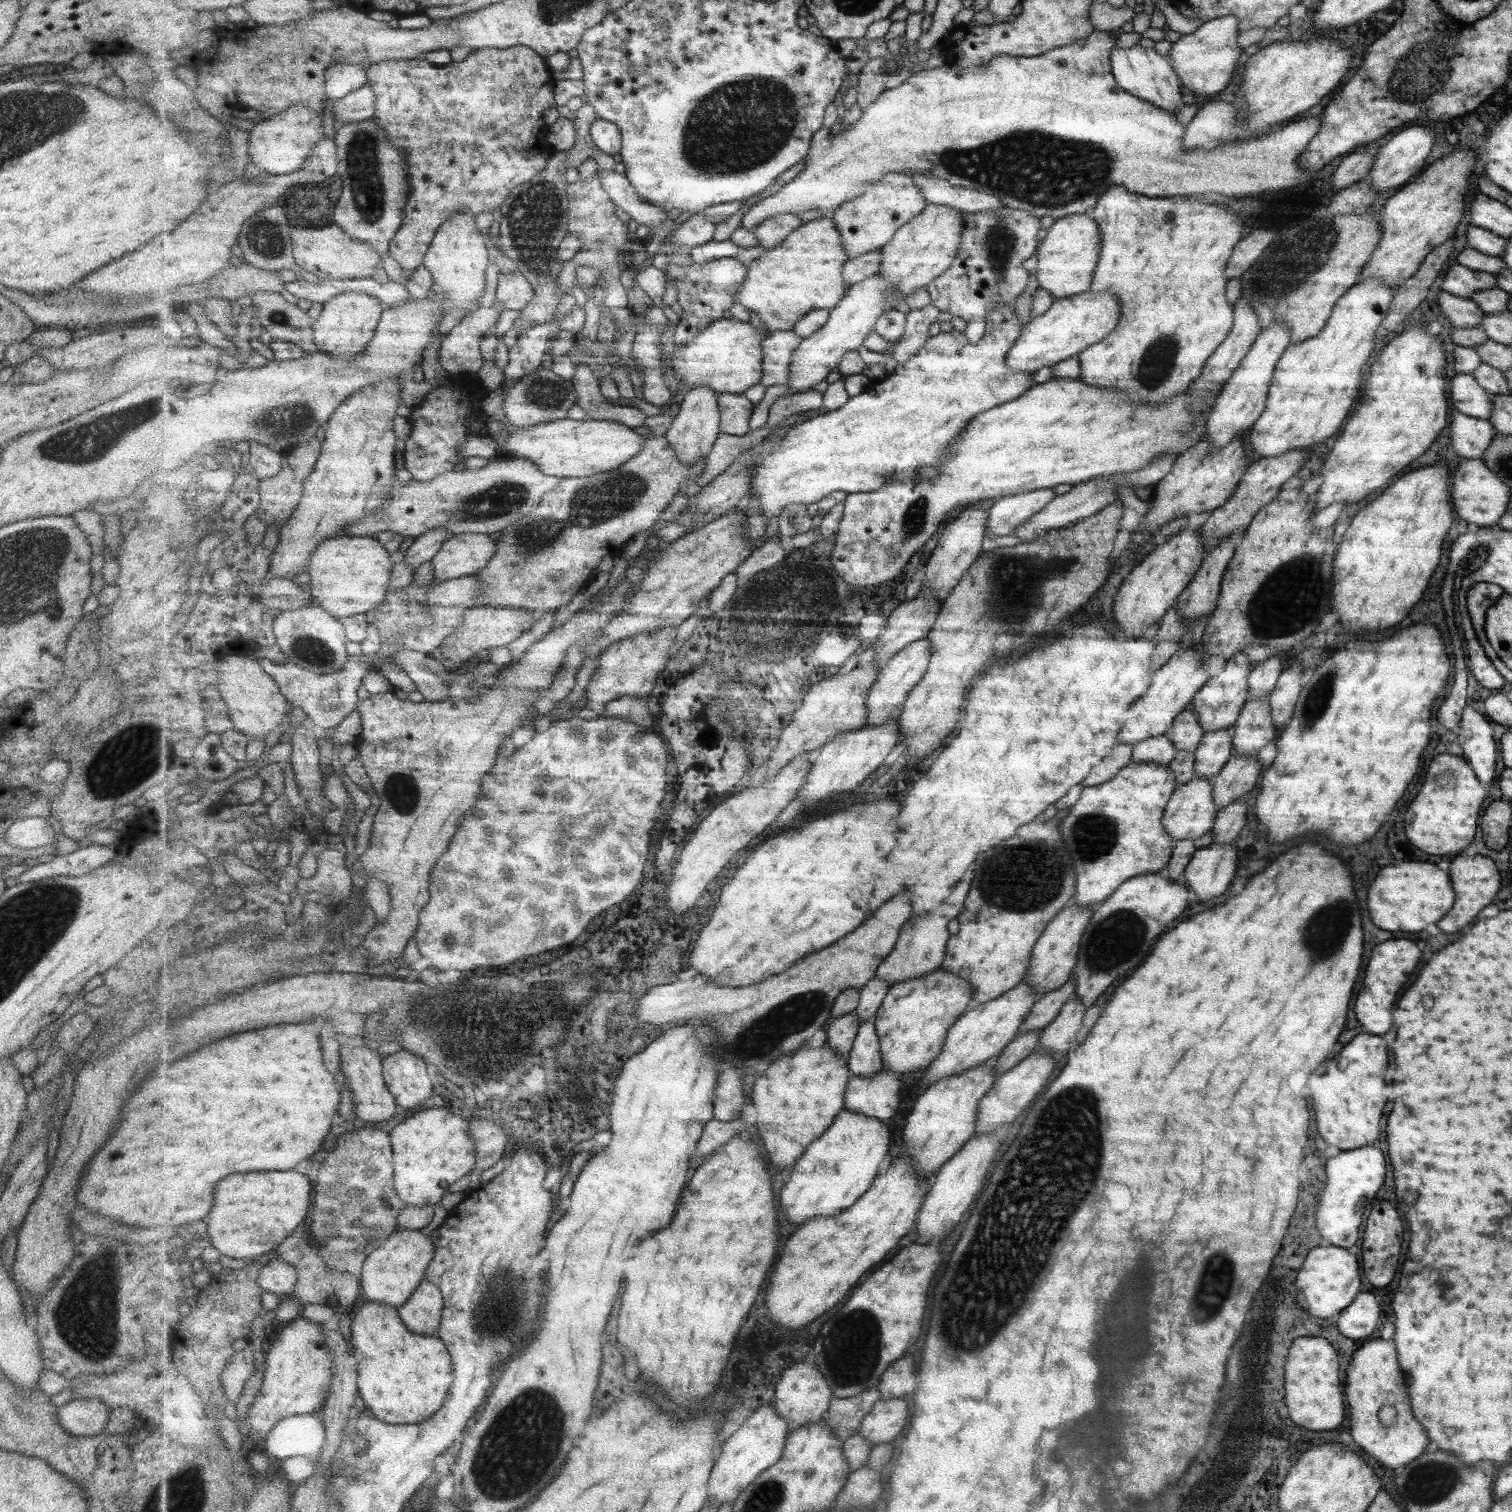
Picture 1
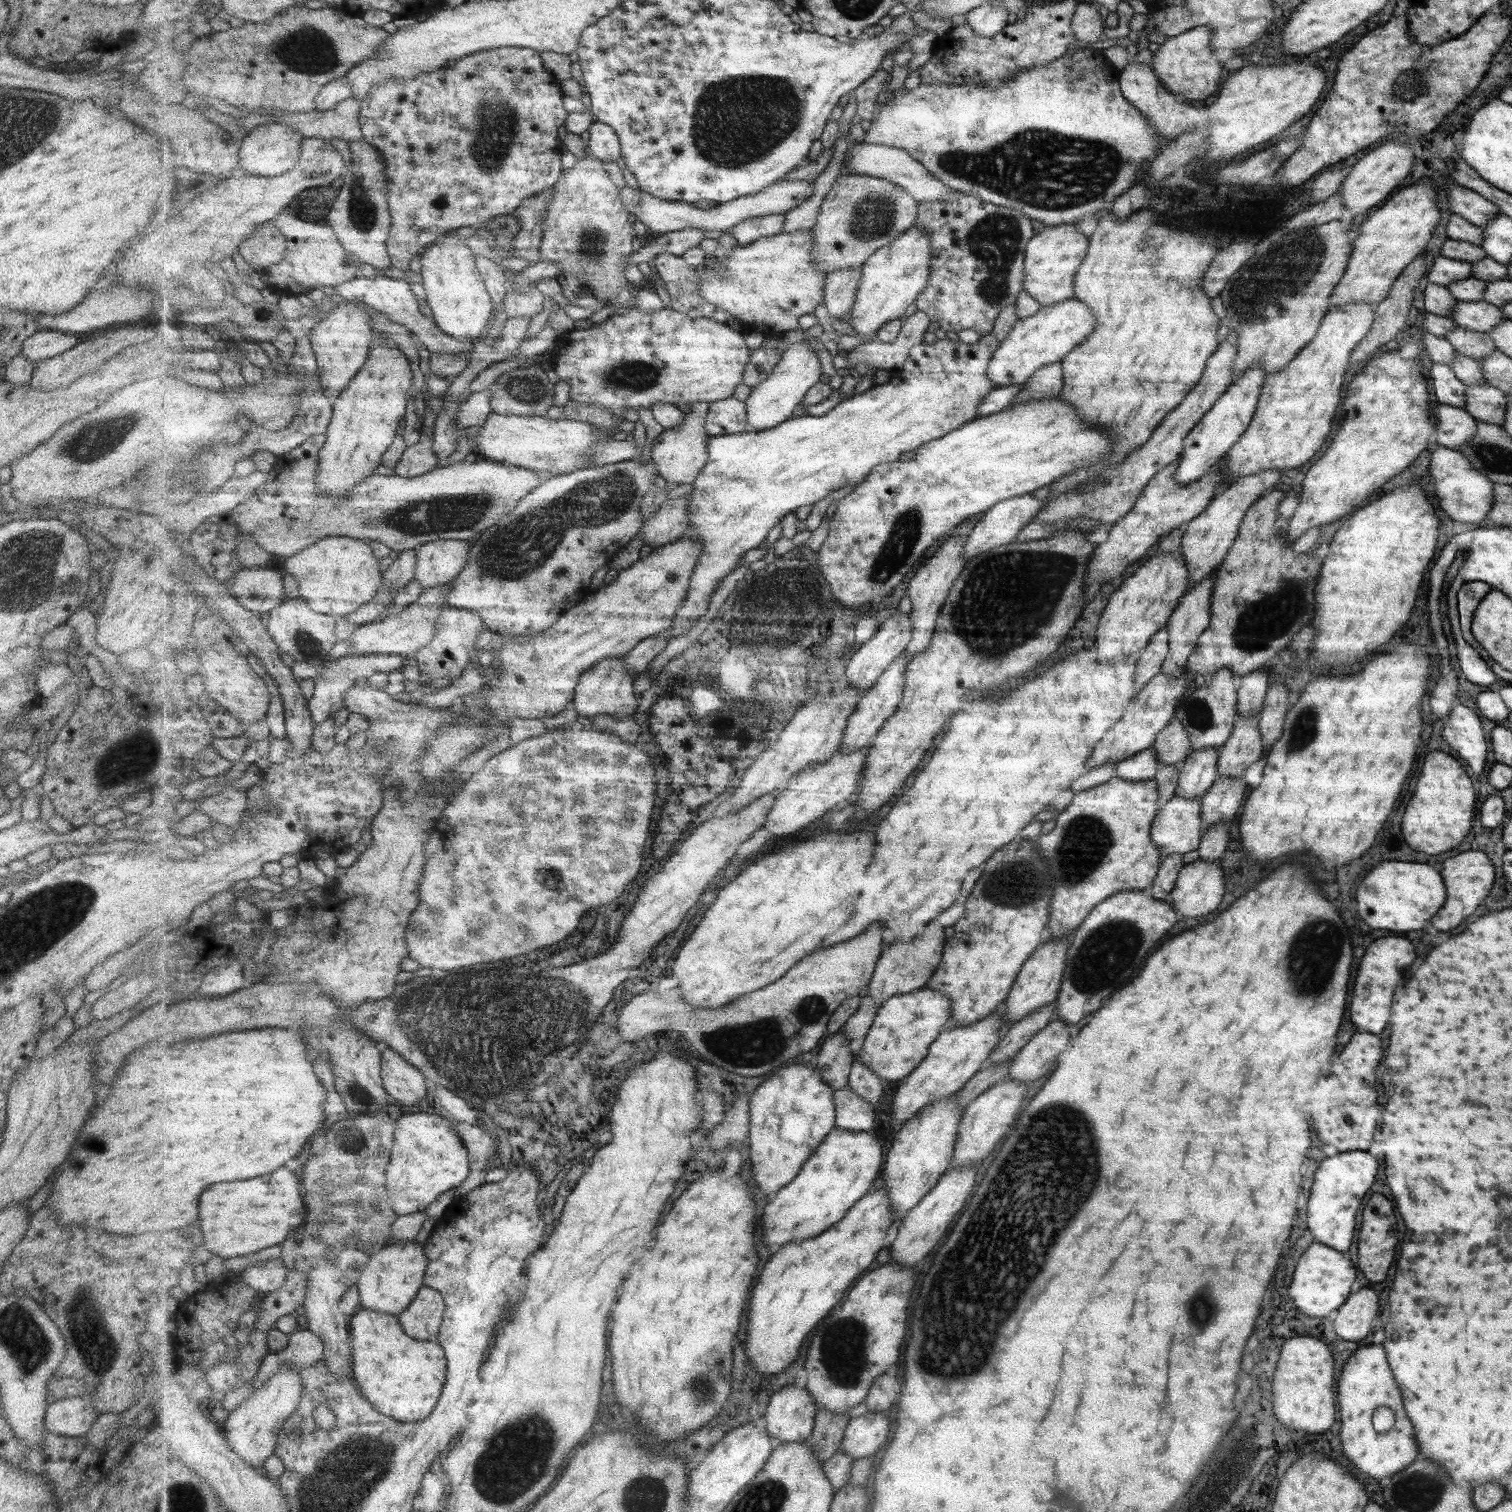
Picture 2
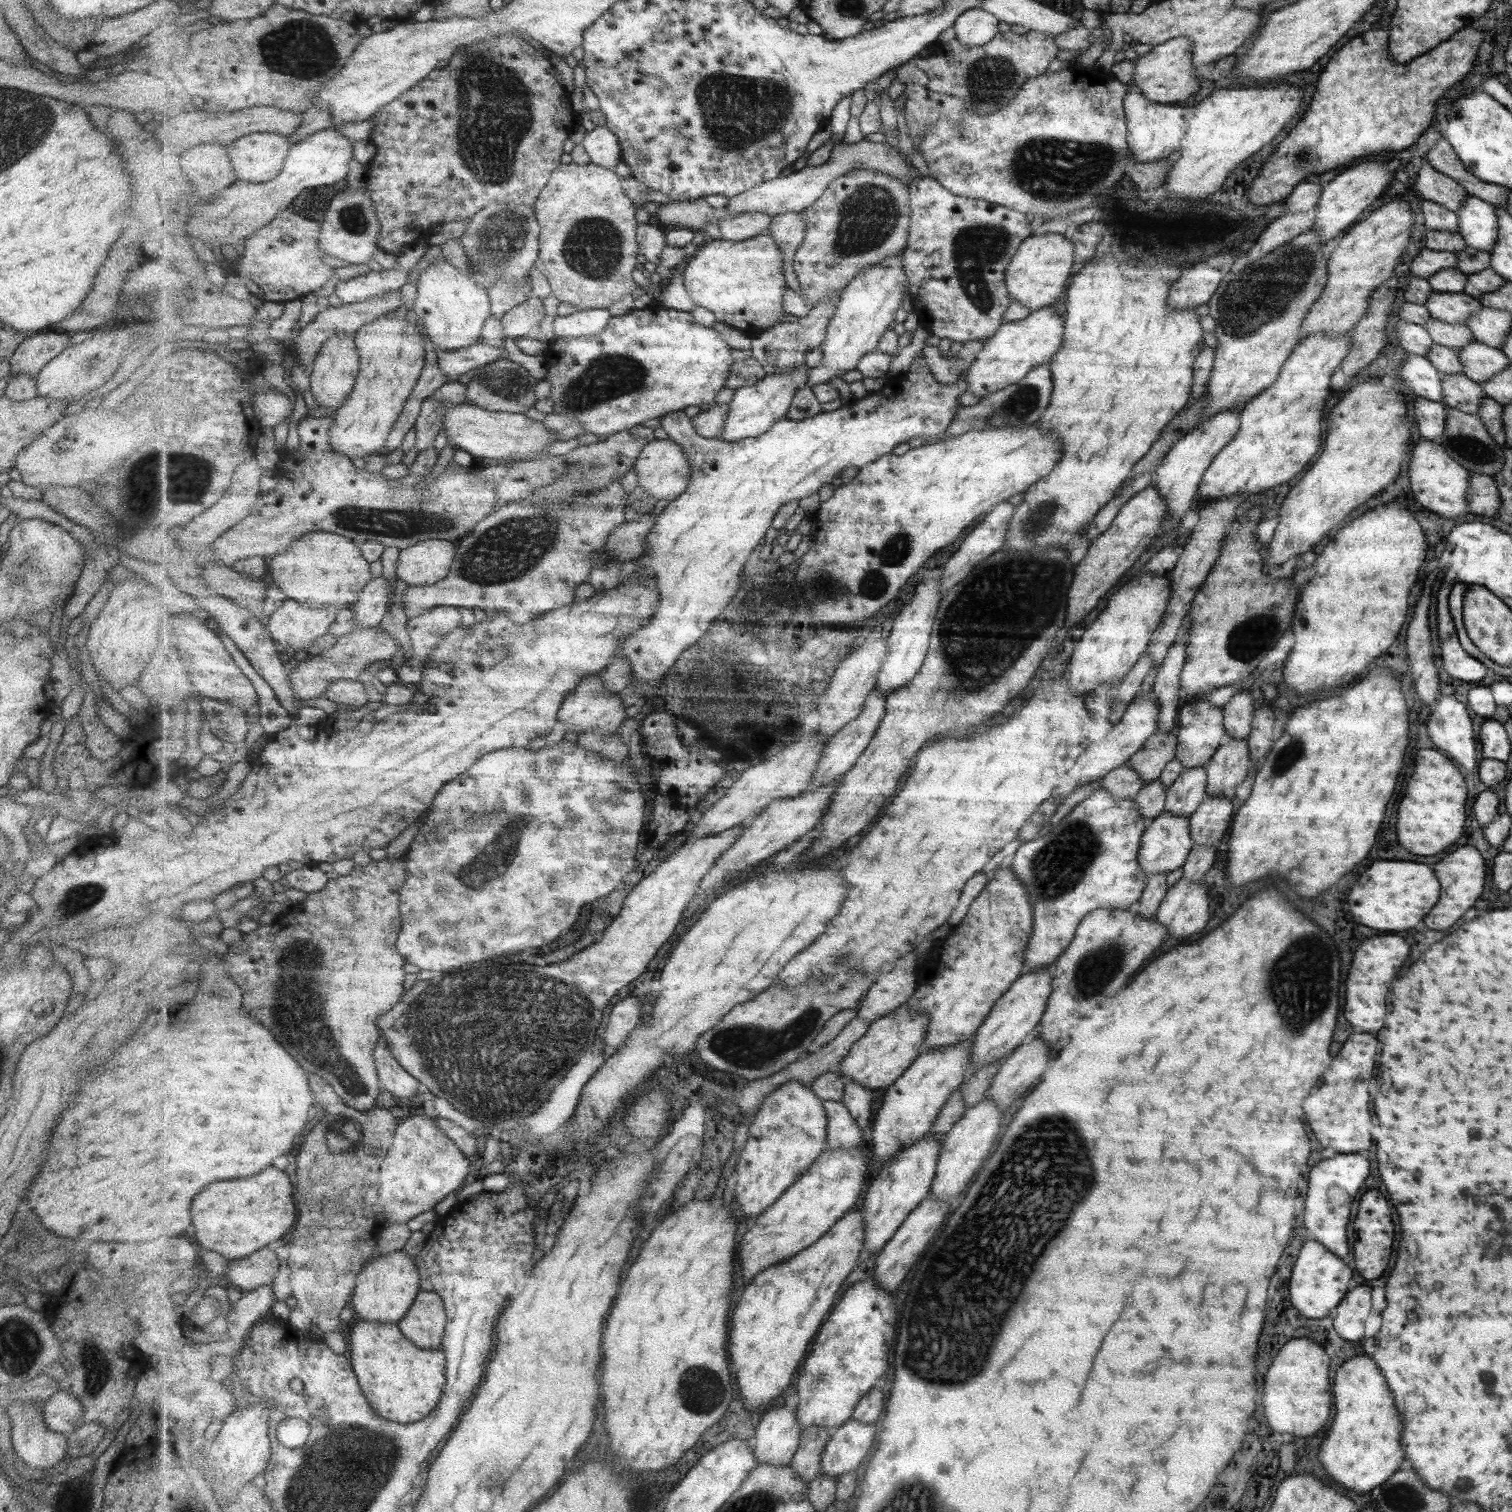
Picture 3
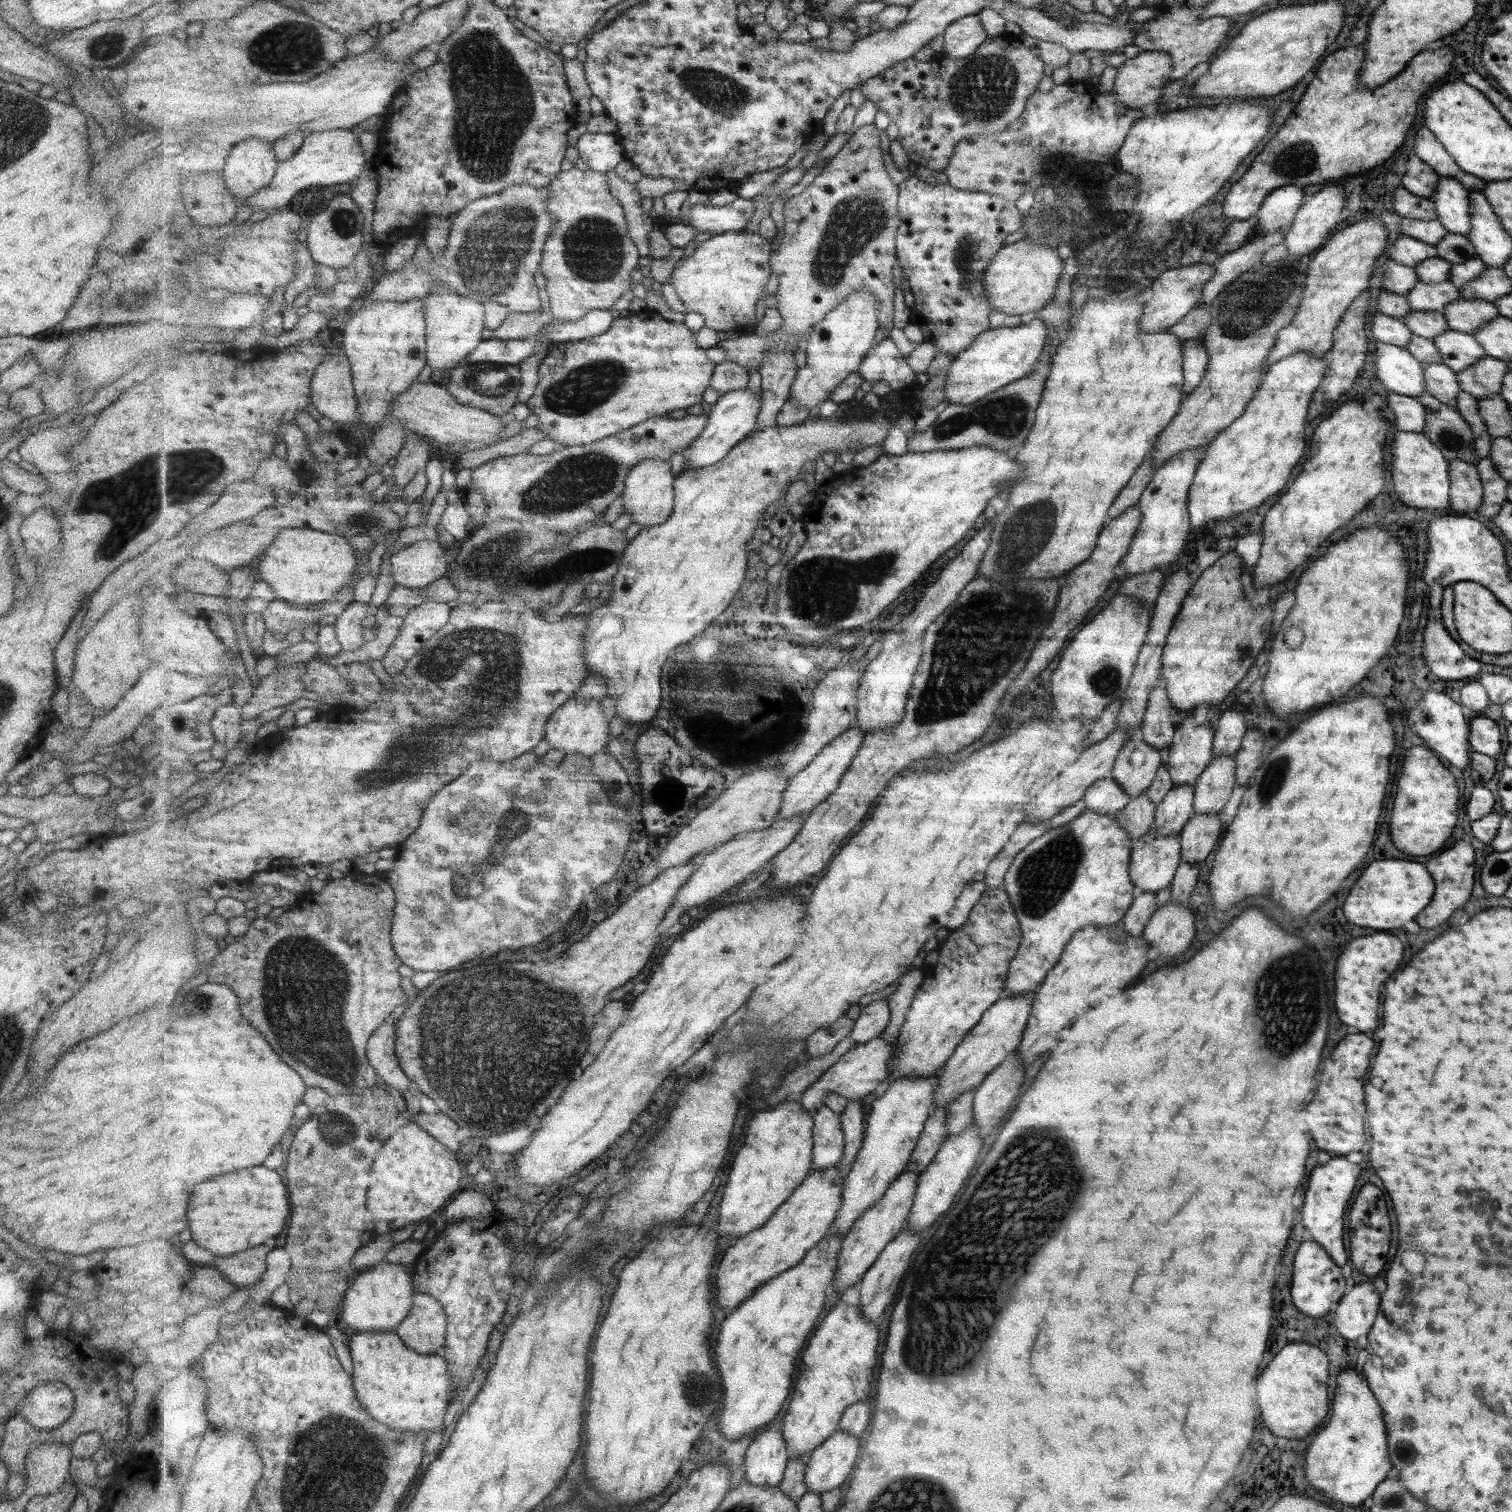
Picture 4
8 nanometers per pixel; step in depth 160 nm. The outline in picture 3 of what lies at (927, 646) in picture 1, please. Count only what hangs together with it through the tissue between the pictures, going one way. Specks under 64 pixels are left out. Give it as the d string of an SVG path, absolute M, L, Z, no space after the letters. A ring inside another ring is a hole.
M873 689L865 701L863 712L828 740L823 751L822 761L819 763L818 772L815 773L812 786L807 791L828 785L837 777L845 776L857 764L865 749L872 743L873 737L882 725L882 720L886 717L888 711L887 697L888 695L882 693L879 689Z

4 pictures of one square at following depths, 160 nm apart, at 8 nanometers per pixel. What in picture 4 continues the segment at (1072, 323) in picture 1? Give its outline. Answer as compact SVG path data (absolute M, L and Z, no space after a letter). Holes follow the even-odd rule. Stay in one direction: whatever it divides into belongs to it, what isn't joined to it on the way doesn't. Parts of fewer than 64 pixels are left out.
M1033 319L1029 324L1005 328L989 328L979 334L970 348L955 355L948 369L946 400L951 405L966 405L978 401L986 394L994 393L1013 380L1018 381L1031 372L1037 360L1037 352L1045 346L1048 330L1041 320Z

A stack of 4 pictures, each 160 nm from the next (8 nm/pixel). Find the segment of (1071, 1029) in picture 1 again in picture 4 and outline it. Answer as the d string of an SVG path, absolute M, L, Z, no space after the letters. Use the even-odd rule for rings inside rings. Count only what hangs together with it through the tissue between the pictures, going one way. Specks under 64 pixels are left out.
M1013 1053L974 1089L972 1120L983 1134L989 1134L999 1124L1019 1094L1019 1086L1023 1082L1023 1066L1017 1063Z

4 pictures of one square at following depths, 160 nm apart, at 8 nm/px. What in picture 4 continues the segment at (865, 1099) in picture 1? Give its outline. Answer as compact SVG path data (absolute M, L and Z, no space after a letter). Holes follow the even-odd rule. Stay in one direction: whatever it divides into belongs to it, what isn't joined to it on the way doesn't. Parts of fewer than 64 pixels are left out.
M827 1105L821 1106L814 1115L814 1168L825 1170L837 1166L846 1153L846 1134L842 1117Z

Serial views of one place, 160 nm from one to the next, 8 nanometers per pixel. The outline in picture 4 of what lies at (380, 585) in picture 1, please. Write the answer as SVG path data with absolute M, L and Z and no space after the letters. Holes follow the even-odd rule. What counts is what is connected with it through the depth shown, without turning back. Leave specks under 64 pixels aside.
M311 528L284 529L259 559L260 581L275 590L277 599L300 607L325 604L353 583L358 558L349 538Z

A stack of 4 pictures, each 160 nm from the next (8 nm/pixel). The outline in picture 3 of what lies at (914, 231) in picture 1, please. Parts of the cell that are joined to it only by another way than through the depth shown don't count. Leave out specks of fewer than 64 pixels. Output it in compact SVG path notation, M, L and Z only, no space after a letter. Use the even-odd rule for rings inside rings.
M903 252L894 257L886 258L880 263L865 267L841 292L841 302L833 321L828 328L826 341L821 346L822 364L810 369L808 386L829 382L833 377L840 377L855 369L859 360L878 350L883 335L895 325L897 310L903 306L910 288L910 276L904 266ZM905 290L908 290L905 294Z

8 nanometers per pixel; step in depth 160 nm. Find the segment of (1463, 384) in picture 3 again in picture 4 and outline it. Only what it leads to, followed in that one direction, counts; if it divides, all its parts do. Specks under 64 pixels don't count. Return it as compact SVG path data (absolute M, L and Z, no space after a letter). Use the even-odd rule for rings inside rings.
M1429 362L1423 364L1426 392L1429 396L1443 404L1453 406L1454 400L1462 390L1456 379L1456 372L1442 362Z

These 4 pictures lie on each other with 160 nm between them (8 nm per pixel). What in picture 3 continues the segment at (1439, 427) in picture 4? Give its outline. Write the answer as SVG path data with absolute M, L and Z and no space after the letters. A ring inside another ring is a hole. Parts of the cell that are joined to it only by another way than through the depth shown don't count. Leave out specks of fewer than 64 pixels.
M1446 405L1444 407L1447 410L1447 421L1439 444L1445 448L1447 454L1455 462L1458 462L1462 467L1466 467L1468 471L1485 474L1493 478L1494 474L1504 468L1505 445L1498 445L1491 439L1491 434L1488 433L1486 426L1479 417L1465 414L1460 410L1453 410Z

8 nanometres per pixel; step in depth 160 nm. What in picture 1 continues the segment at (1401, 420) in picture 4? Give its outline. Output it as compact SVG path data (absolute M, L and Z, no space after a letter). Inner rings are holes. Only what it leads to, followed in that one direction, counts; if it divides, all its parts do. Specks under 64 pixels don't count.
M1456 410L1451 416L1449 429L1453 450L1467 459L1481 459L1496 436L1497 430L1488 420L1471 418Z

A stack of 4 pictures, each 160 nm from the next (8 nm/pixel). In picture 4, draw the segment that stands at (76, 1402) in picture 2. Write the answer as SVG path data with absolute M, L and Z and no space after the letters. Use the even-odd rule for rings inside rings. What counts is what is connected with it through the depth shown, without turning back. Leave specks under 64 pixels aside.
M58 1380L42 1382L28 1390L27 1399L23 1406L19 1405L18 1412L23 1420L26 1420L33 1428L48 1431L61 1426L74 1411L74 1396L69 1387Z

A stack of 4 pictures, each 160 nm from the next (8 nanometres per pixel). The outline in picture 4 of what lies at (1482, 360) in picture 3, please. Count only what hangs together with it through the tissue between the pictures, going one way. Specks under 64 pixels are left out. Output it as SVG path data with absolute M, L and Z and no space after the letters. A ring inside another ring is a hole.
M1450 328L1432 341L1440 352L1442 363L1455 372L1467 370L1476 363L1476 360L1486 356L1486 350L1473 335Z

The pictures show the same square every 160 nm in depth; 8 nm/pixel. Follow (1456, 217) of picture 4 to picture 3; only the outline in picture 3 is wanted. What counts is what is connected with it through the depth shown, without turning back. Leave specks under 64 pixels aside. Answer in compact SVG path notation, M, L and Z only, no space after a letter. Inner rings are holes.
M1468 195L1454 213L1458 218L1457 232L1466 246L1488 252L1494 248L1498 240L1498 216L1491 203Z

